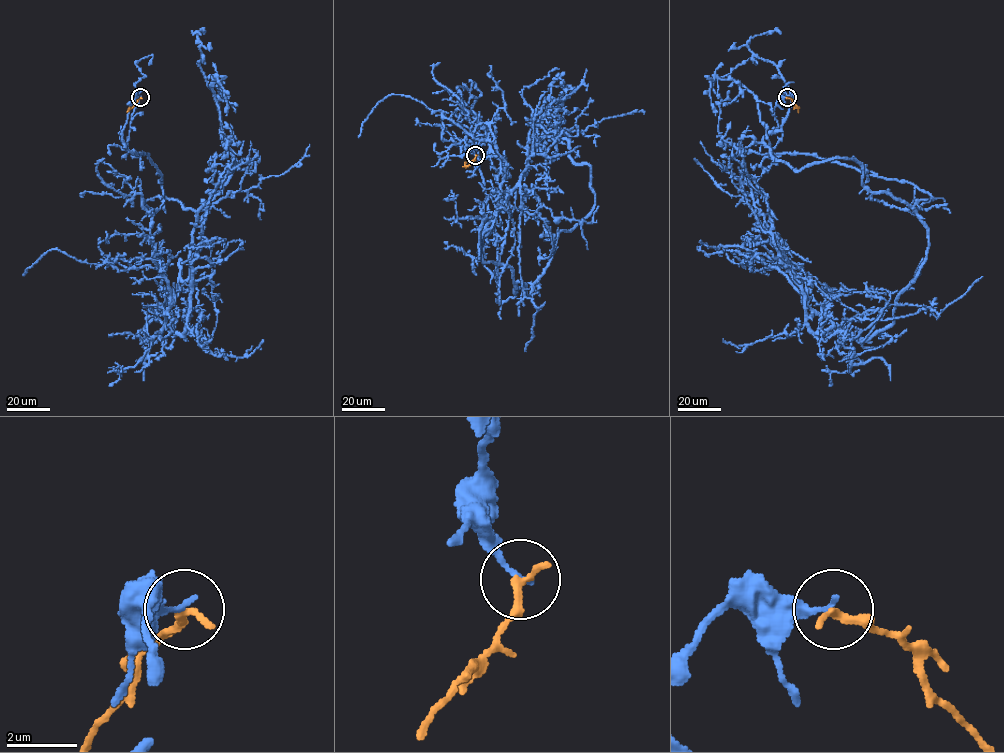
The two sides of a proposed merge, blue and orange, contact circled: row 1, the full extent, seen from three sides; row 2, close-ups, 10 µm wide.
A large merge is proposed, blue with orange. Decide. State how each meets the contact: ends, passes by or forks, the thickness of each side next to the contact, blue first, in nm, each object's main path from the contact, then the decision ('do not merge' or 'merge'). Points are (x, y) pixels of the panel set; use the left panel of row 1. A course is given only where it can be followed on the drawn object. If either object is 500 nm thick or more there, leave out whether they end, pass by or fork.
blue ends there; orange ends there; 160 nm thick on the blue side, 280 nm on the other; blue runs (140, 97), (124, 148), (195, 213), (190, 275), (147, 339), (183, 332), (212, 204), (310, 144); orange runs (140, 97), (127, 112); do not merge

